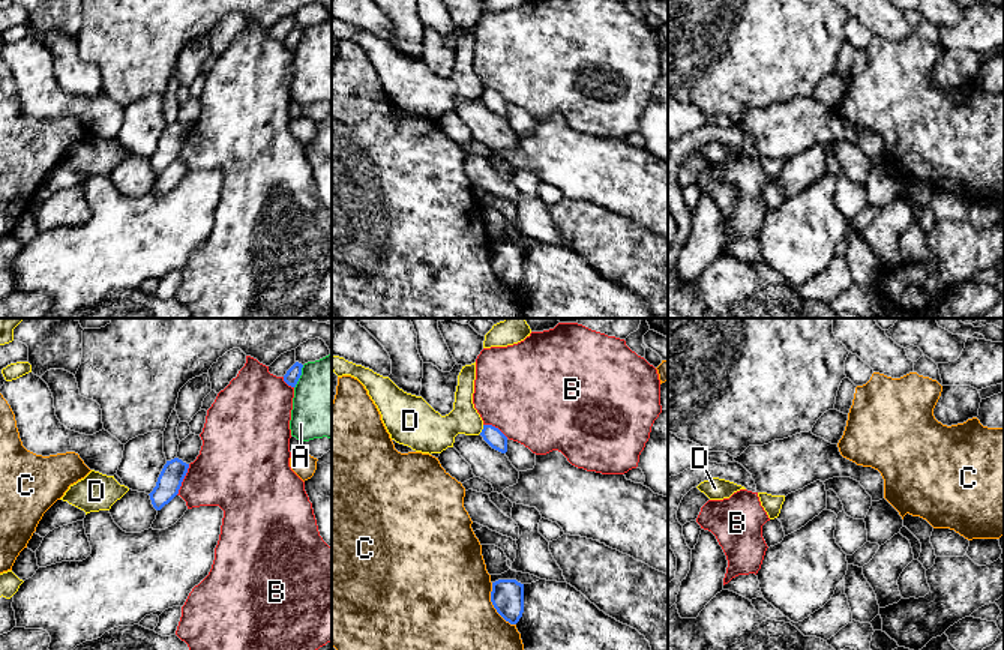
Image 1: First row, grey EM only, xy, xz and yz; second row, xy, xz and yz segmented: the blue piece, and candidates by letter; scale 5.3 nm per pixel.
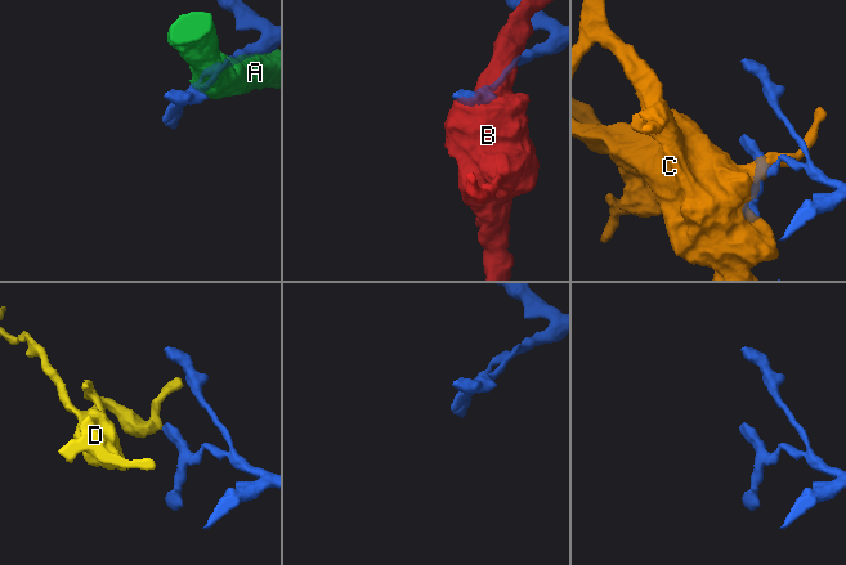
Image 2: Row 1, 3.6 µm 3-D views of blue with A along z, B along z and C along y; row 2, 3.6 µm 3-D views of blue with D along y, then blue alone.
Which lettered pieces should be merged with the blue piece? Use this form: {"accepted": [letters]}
{"accepted": []}

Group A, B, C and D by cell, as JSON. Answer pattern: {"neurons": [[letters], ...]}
{"neurons": [["A"], ["B"], ["C"], ["D"]]}

